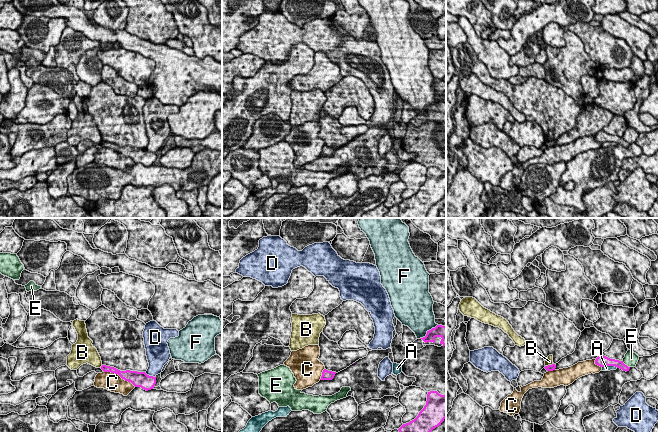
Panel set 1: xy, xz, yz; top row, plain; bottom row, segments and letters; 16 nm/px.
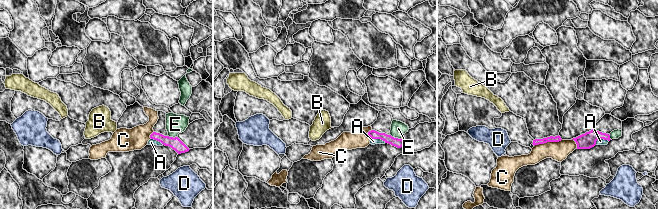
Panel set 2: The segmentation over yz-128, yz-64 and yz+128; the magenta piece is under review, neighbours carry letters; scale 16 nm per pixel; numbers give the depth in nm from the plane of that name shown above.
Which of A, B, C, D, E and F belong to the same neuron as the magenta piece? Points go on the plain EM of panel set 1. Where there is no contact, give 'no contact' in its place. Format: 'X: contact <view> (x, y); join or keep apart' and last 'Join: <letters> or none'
A: contact yz (610, 141); keep apart
B: contact xy (101, 142); keep apart
C: contact xy (120, 152); keep apart
D: contact xy (148, 151); keep apart
E: contact yz (626, 141); keep apart
F: contact xz (427, 108); keep apart
Join: none

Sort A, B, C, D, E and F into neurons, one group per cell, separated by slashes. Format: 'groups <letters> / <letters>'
groups A / B / C / D / E / F

